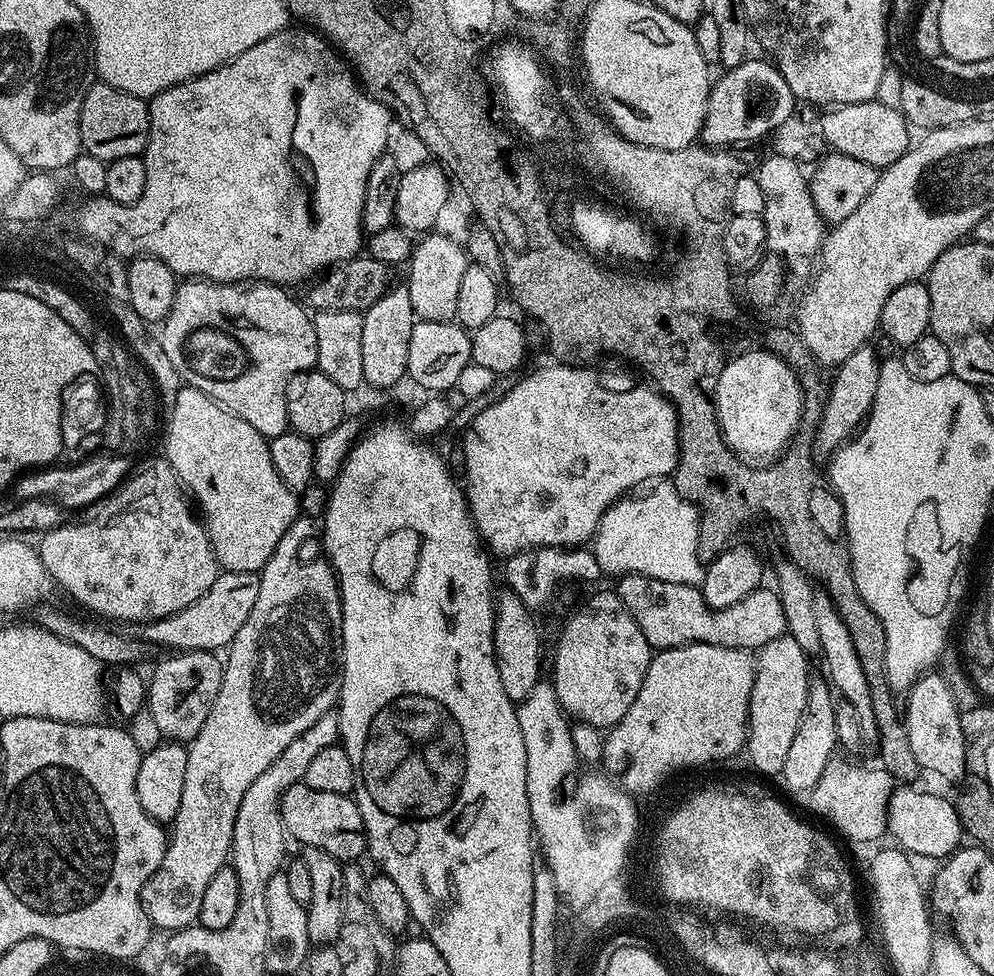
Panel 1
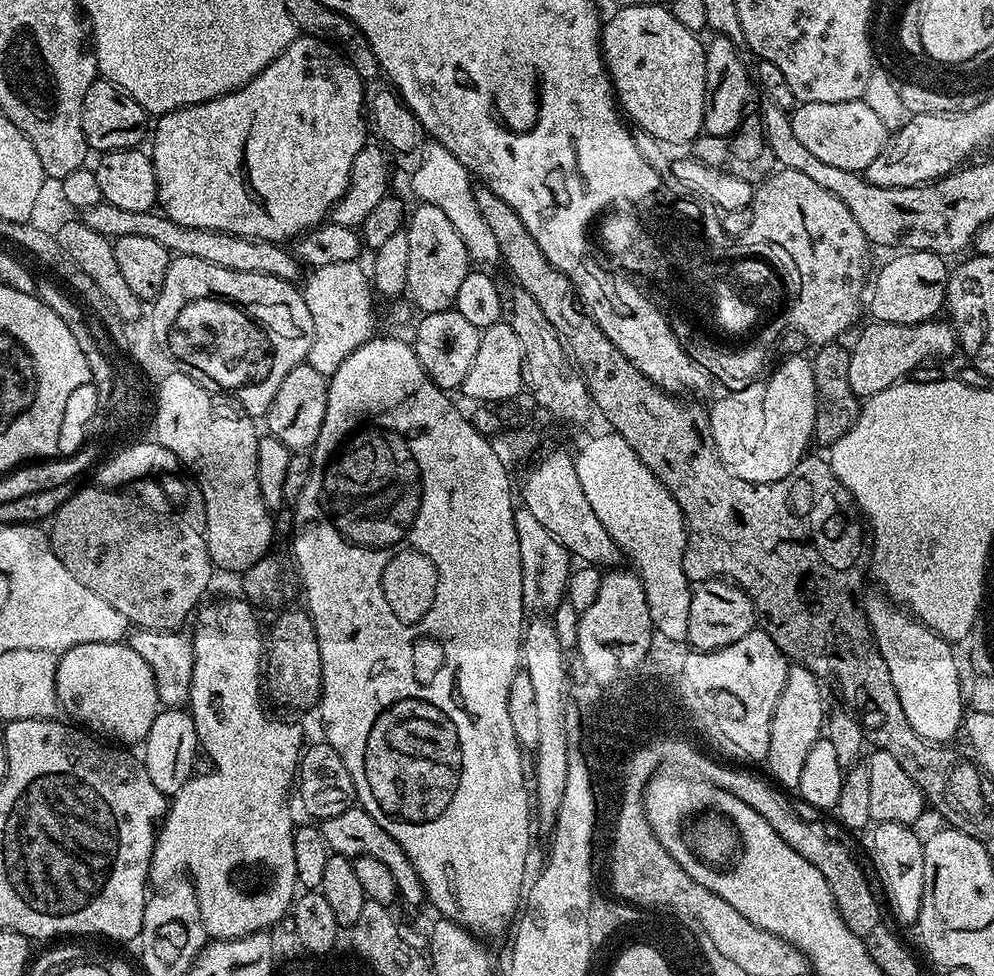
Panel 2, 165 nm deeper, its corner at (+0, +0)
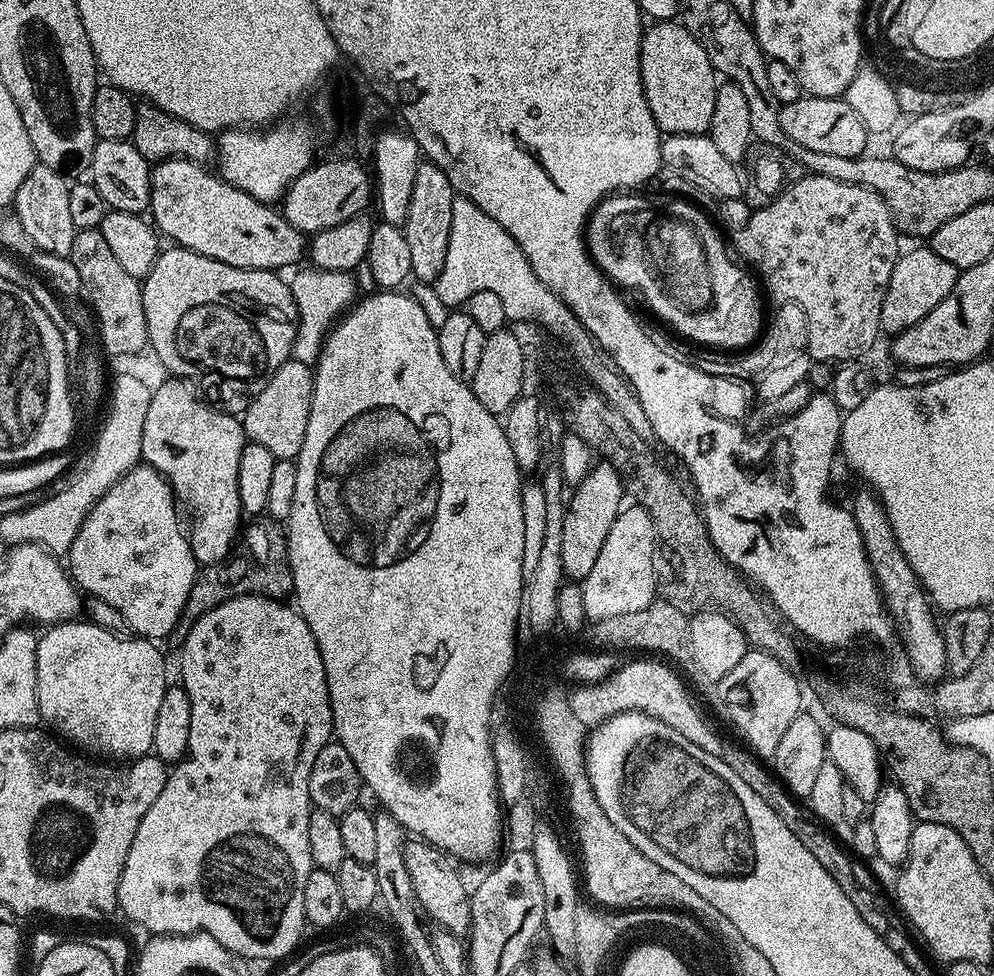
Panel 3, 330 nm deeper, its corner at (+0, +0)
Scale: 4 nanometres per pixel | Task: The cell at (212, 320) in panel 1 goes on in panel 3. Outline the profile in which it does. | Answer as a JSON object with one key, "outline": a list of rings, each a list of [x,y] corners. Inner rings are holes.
{"outline":[[[165,247],[150,274],[142,280],[142,306],[146,310],[151,351],[156,351],[157,358],[172,371],[169,373],[173,377],[195,382],[213,405],[225,412],[243,413],[262,386],[270,382],[278,366],[292,355],[297,330],[296,306],[289,281],[280,276],[283,275],[230,266],[189,248]]]}

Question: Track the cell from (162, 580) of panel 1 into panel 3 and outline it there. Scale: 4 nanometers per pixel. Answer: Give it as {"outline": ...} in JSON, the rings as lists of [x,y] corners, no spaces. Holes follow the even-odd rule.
{"outline":[[[141,462],[122,478],[118,478],[118,482],[114,482],[114,486],[106,490],[106,494],[102,494],[90,514],[86,514],[72,548],[66,554],[66,564],[73,581],[85,593],[88,591],[89,597],[114,606],[114,610],[122,614],[129,629],[137,637],[153,642],[160,642],[163,636],[177,631],[180,617],[184,614],[186,598],[190,594],[190,586],[194,586],[198,571],[185,529],[180,529],[180,516],[176,513],[176,508],[178,509],[176,494],[164,475]]]}

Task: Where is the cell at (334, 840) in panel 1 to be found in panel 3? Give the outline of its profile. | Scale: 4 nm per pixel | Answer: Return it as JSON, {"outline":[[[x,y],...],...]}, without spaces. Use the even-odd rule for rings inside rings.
{"outline":[[[412,838],[405,843],[404,857],[406,858],[406,871],[410,873],[410,882],[414,882],[414,894],[418,894],[418,902],[422,902],[422,910],[435,924],[441,924],[447,932],[463,937],[472,924],[470,918],[469,889],[464,889],[464,880],[456,873],[456,868],[440,849],[435,848],[426,840]]]}

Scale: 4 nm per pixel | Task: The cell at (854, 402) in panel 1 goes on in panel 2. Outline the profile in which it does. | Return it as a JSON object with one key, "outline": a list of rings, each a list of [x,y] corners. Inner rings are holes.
{"outline":[[[933,318],[924,323],[902,324],[869,321],[850,348],[849,381],[856,396],[865,400],[899,383],[912,370],[932,358],[944,358],[956,352],[956,332],[949,321]]]}

